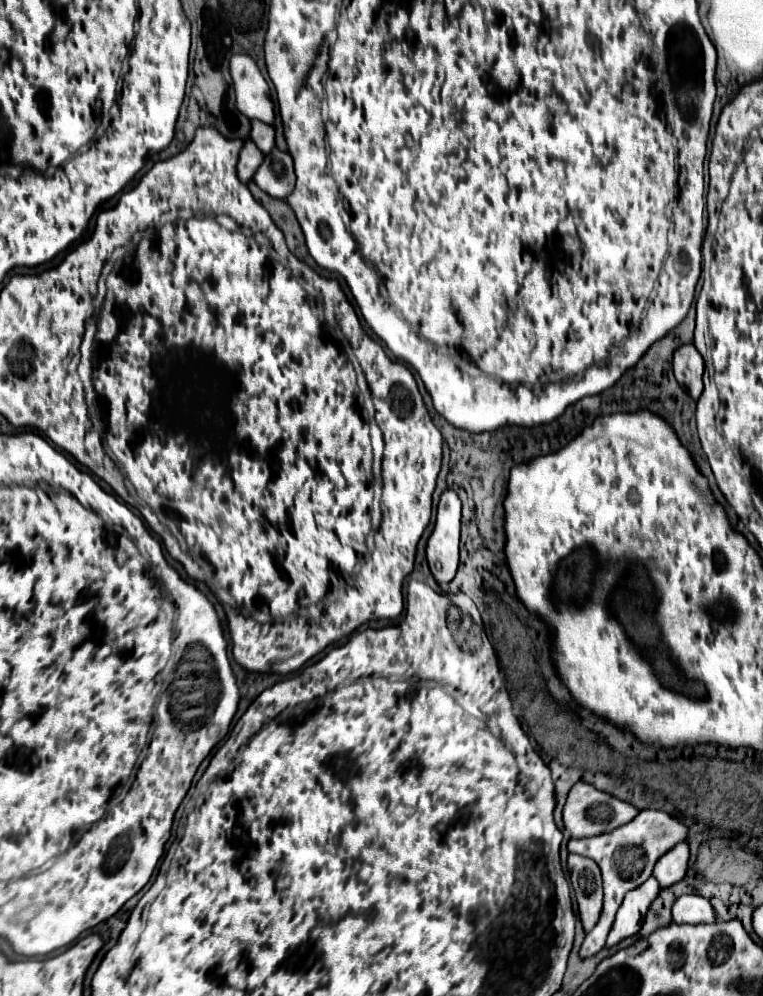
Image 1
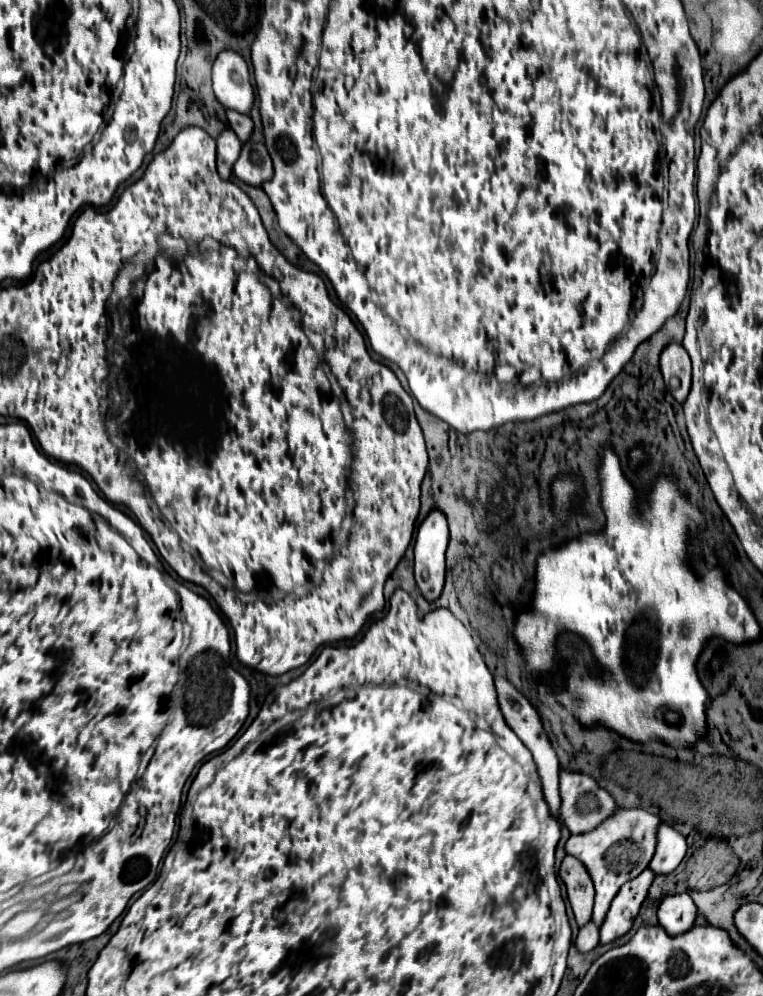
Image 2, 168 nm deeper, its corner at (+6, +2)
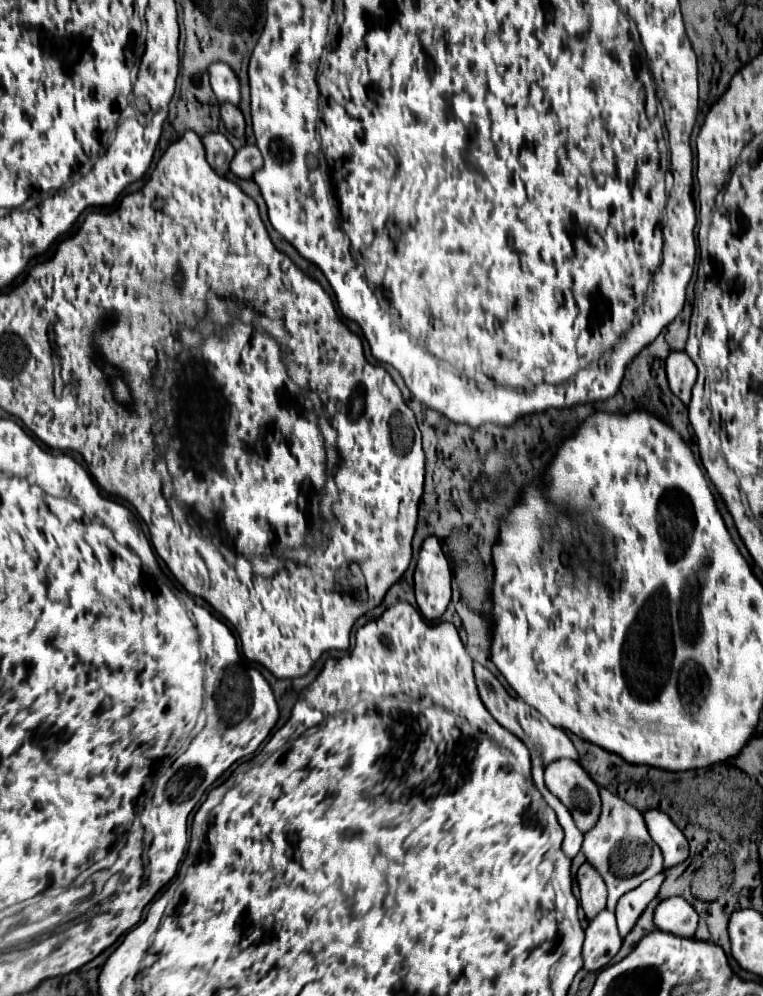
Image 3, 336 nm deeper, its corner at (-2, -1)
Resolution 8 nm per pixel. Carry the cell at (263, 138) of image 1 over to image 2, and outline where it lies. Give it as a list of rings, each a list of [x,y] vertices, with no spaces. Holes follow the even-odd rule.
[[[232,109],[226,111],[226,117],[230,121],[230,129],[238,135],[238,139],[248,141],[252,135],[252,119],[248,115],[242,115],[242,113],[232,111]]]

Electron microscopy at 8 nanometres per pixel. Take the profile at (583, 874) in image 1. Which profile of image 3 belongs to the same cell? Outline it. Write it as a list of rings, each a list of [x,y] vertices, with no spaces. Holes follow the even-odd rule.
[[[588,862],[578,868],[576,880],[580,888],[580,906],[584,908],[586,918],[592,920],[600,910],[606,908],[606,884]]]

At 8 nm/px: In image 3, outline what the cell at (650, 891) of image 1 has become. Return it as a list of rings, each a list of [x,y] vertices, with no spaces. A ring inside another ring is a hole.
[[[664,872],[656,874],[652,880],[646,880],[632,892],[624,894],[618,900],[616,906],[616,920],[618,920],[618,932],[624,938],[636,924],[636,920],[642,916],[644,908],[656,898],[656,892],[660,890],[660,884],[664,882]]]

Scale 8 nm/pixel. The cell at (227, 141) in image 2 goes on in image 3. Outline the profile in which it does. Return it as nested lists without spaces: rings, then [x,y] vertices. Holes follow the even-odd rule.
[[[210,132],[206,136],[202,136],[202,142],[206,146],[206,154],[208,154],[208,162],[210,166],[216,170],[216,174],[226,176],[230,172],[230,162],[232,156],[236,154],[234,146],[228,142],[228,138],[220,132]]]

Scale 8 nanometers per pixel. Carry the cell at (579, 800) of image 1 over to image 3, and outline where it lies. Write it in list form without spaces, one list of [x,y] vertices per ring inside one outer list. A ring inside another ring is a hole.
[[[558,760],[546,768],[544,778],[546,778],[546,786],[550,788],[550,792],[558,796],[572,812],[572,818],[578,830],[588,832],[596,824],[596,818],[600,818],[600,792],[592,776],[576,760]]]

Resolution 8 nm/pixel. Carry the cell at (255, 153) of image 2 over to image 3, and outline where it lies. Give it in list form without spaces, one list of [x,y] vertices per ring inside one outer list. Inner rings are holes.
[[[244,146],[236,150],[236,156],[230,162],[230,170],[238,178],[252,178],[252,172],[258,172],[262,166],[264,166],[264,160],[256,146]]]

